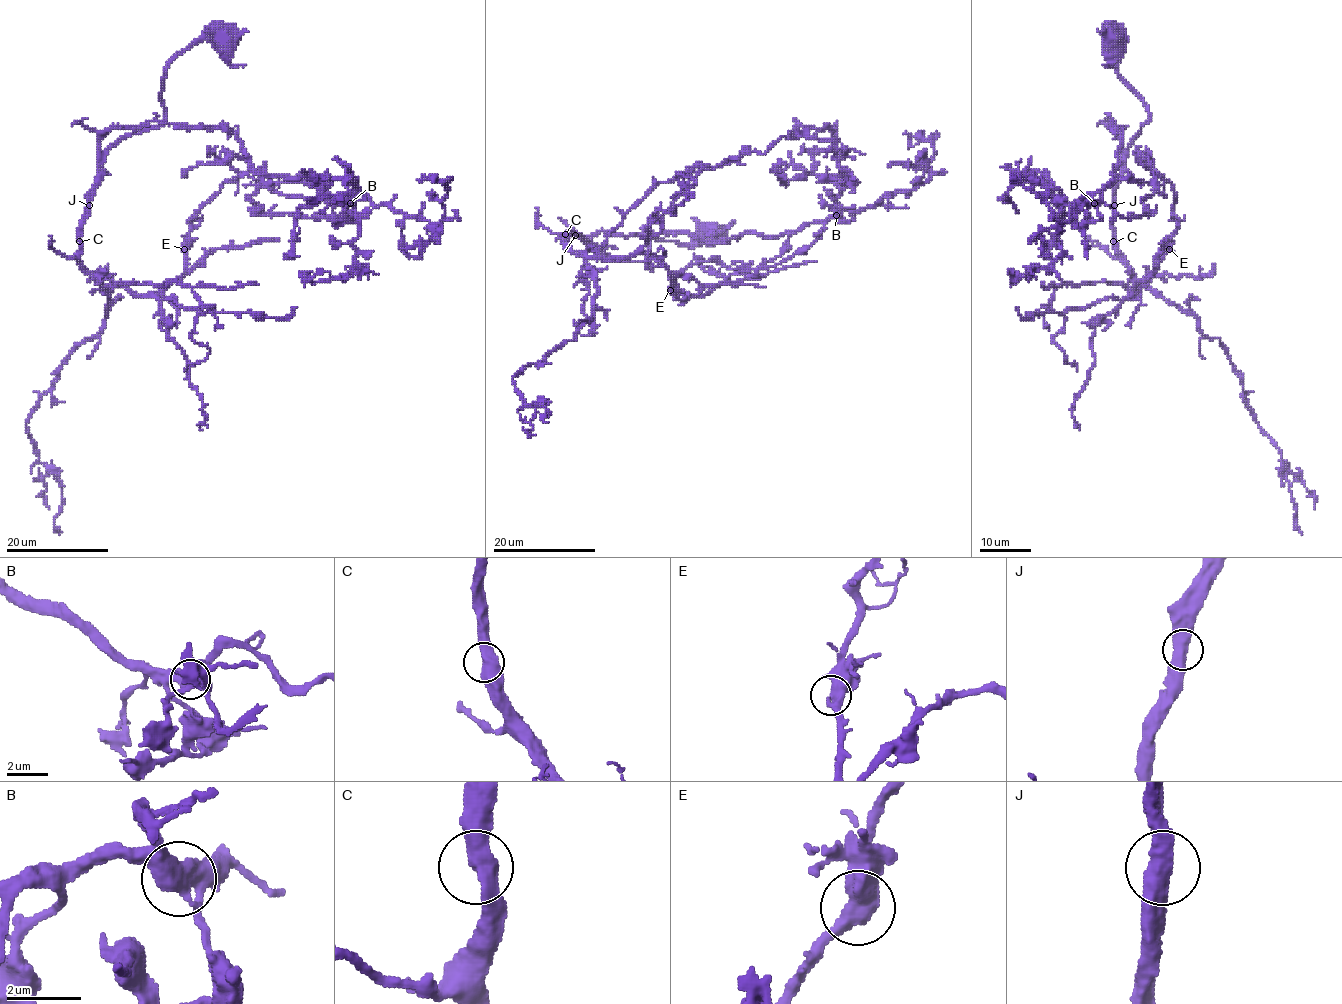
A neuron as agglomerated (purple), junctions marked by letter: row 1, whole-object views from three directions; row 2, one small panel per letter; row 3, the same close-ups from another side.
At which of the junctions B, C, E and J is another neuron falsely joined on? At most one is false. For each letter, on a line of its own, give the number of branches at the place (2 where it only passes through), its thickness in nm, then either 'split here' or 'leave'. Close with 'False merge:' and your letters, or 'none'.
B: branches 2; calibre 500 nm; leave
C: branches 2; calibre 500 nm; leave
E: branches 2; calibre 550 nm; leave
J: branches 2; calibre 550 nm; leave
False merge: none

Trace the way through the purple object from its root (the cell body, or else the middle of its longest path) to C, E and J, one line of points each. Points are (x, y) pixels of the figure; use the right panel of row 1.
C: (1115, 36), (1123, 37), (1118, 75), (1144, 104), (1148, 120), (1127, 150), (1123, 172), (1113, 192), (1113, 241)
E: (1115, 36), (1123, 37), (1118, 75), (1148, 111), (1113, 192), (1113, 248), (1138, 285), (1134, 294), (1169, 249)
J: (1115, 36), (1123, 37), (1118, 75), (1148, 111), (1148, 120), (1127, 150), (1123, 172), (1113, 192), (1115, 204)

